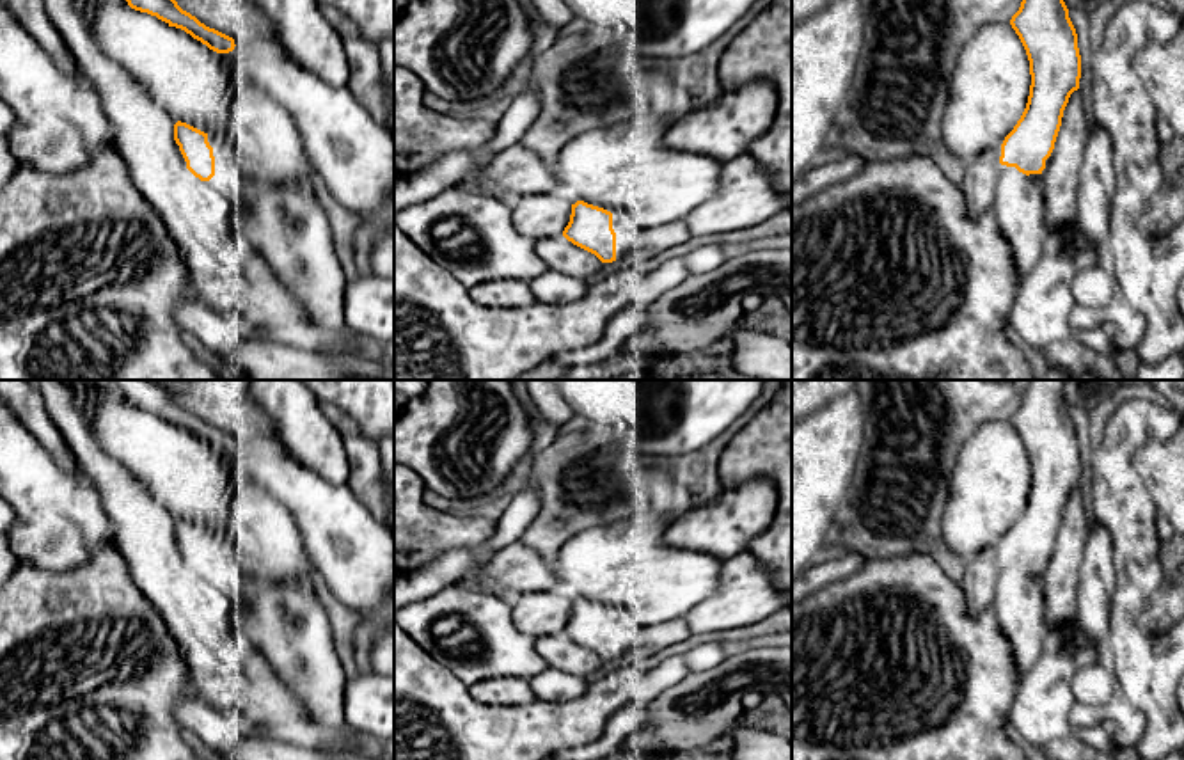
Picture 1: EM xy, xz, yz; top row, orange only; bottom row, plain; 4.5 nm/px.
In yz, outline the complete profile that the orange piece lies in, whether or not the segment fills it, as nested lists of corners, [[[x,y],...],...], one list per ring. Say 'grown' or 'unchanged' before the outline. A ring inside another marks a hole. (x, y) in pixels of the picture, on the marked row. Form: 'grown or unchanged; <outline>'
grown; [[[1022,0],[1010,25],[1026,50],[1031,85],[1021,119],[991,151],[1001,165],[1038,174],[1044,185],[1063,110],[1079,89],[1077,34],[1063,0]]]

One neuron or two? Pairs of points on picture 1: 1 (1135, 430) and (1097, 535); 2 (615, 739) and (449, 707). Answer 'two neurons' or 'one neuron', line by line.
1: two neurons
2: two neurons

